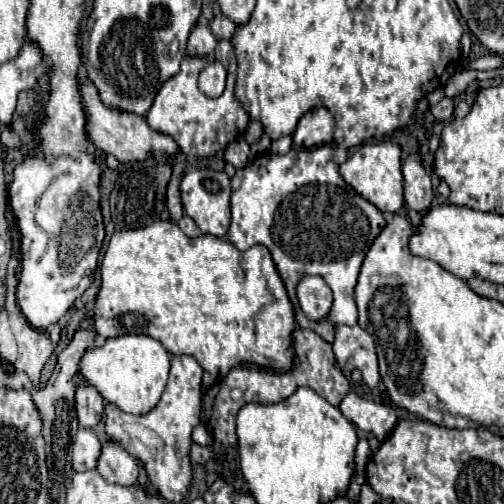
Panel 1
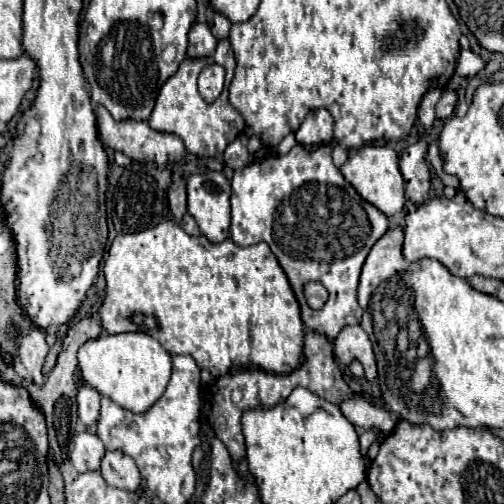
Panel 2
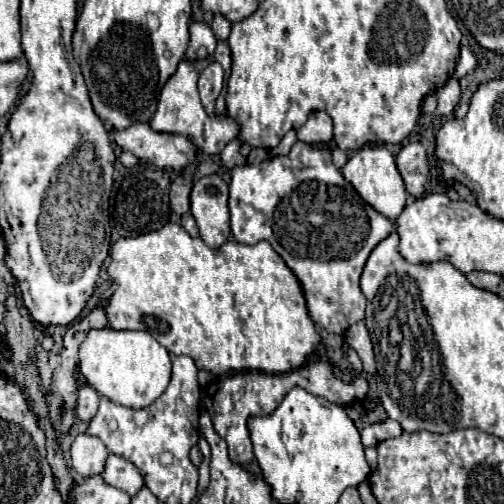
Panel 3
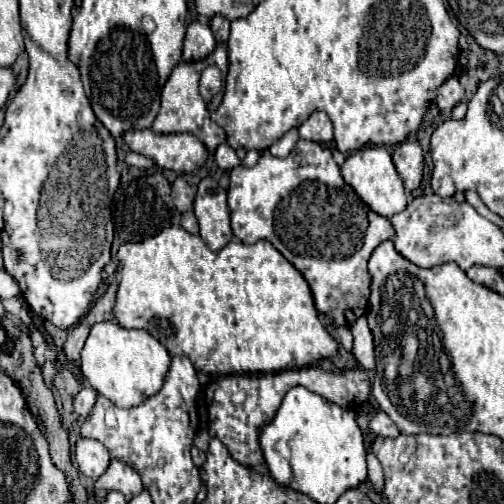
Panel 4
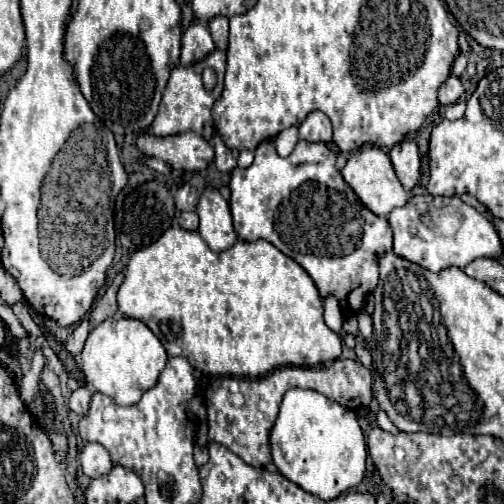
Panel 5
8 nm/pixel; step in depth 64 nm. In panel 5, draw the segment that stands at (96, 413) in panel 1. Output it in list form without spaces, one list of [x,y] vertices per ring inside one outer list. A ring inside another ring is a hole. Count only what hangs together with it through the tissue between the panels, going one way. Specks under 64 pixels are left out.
[[[82,386],[82,388],[78,388],[76,392],[72,392],[68,406],[70,406],[70,410],[76,412],[76,414],[86,414],[88,408],[90,408],[90,400],[92,400],[92,392],[90,392],[86,386]]]

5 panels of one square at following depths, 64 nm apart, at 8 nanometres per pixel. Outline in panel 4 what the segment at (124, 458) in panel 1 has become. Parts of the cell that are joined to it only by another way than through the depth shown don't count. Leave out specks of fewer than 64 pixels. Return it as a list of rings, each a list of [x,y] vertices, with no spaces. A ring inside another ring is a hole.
[[[112,458],[110,460],[110,466],[108,470],[94,482],[96,490],[118,490],[122,492],[126,498],[132,498],[136,494],[142,492],[142,480],[140,480],[140,474],[124,464],[122,460],[116,460]]]

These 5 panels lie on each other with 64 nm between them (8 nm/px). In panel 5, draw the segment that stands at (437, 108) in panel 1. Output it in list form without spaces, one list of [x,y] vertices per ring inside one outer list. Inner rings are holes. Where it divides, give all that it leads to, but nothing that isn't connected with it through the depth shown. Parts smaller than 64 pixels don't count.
[[[450,74],[450,78],[448,78],[448,80],[440,86],[440,90],[438,90],[438,102],[440,102],[442,106],[454,104],[462,94],[464,94],[464,86],[460,84],[458,76]]]

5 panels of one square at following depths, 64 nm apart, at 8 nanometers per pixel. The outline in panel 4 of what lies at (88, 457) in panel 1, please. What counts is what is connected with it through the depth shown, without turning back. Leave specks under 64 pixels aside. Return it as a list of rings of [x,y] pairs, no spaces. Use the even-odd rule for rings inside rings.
[[[80,436],[74,444],[74,460],[78,464],[80,474],[84,474],[92,480],[100,478],[110,464],[110,456],[108,456],[108,450],[104,448],[104,444],[100,444],[98,440],[92,440],[92,438],[84,438],[84,436]]]

